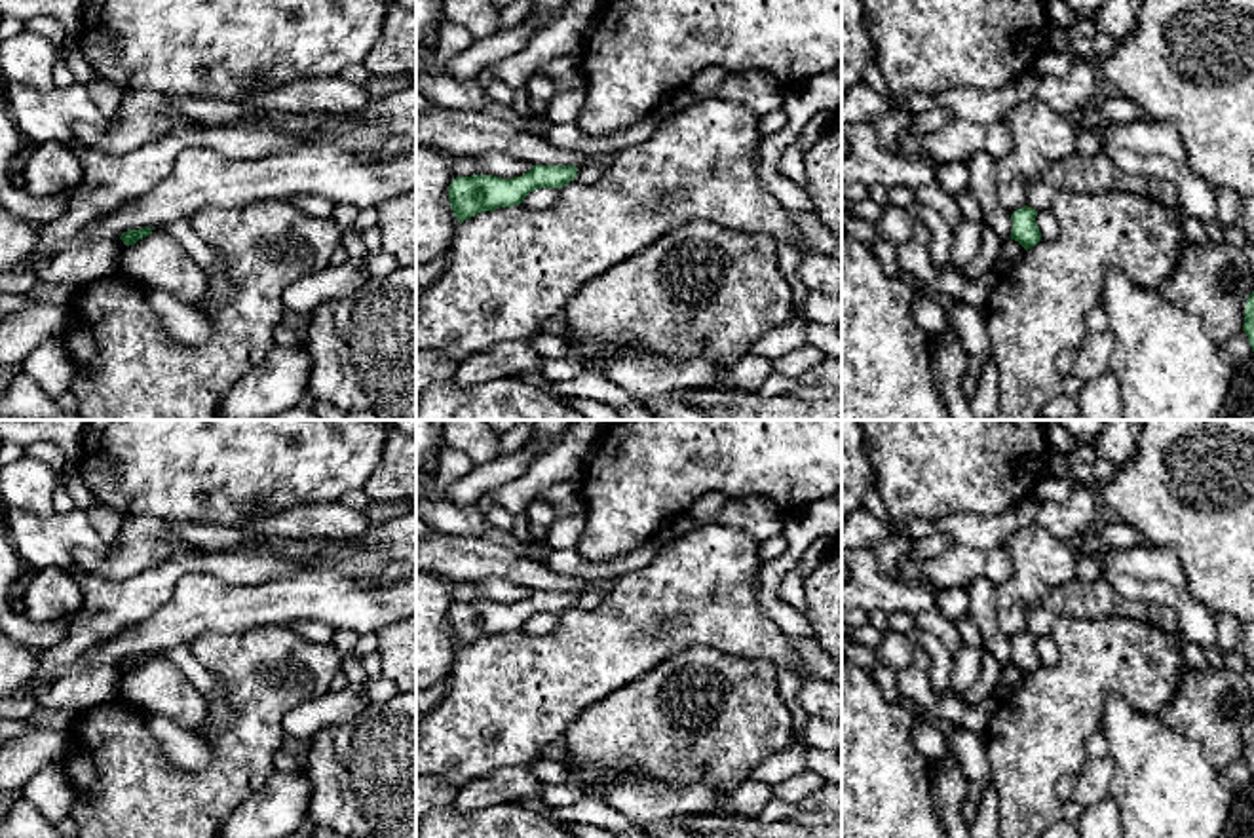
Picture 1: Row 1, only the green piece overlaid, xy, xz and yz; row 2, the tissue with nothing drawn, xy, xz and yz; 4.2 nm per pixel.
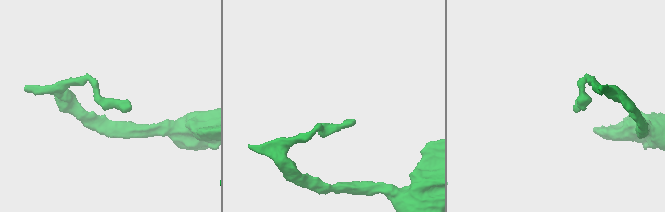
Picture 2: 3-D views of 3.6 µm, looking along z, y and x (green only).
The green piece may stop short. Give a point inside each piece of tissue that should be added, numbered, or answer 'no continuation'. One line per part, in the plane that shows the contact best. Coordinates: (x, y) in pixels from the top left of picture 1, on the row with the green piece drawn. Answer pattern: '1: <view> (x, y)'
no continuation

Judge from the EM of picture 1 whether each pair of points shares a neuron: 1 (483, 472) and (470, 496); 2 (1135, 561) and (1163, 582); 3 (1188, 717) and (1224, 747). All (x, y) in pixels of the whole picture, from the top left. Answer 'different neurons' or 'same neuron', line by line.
1: same neuron
2: same neuron
3: same neuron

